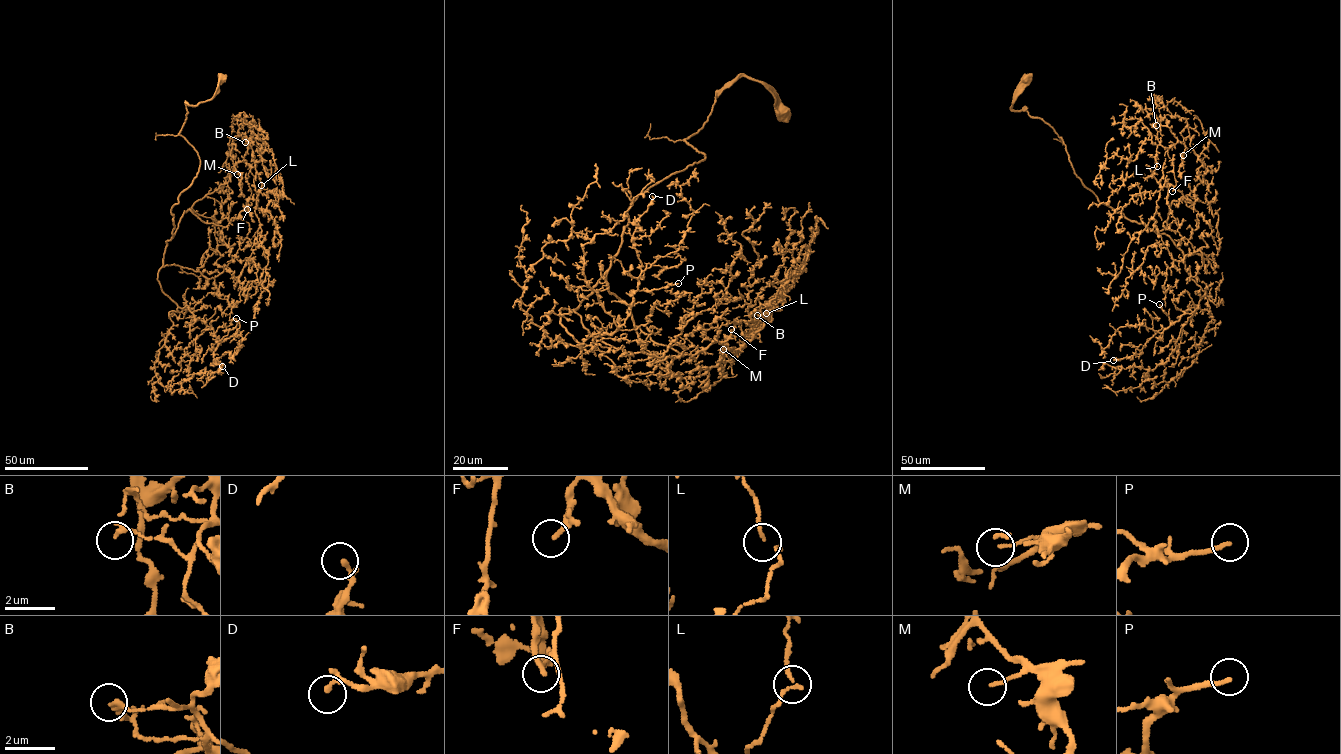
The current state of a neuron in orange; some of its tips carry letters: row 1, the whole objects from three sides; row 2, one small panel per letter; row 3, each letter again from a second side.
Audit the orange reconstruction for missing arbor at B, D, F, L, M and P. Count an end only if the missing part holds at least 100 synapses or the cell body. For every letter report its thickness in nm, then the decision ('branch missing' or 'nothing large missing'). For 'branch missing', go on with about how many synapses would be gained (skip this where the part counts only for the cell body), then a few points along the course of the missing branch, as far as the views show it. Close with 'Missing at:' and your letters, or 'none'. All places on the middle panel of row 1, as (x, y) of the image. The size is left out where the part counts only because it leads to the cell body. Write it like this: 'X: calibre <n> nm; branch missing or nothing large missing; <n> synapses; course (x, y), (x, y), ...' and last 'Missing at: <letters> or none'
B: calibre 140 nm; nothing large missing
D: calibre 240 nm; nothing large missing
F: calibre 120 nm; nothing large missing
L: calibre 130 nm; nothing large missing
M: calibre 120 nm; nothing large missing
P: calibre 160 nm; branch missing; 130 synapses; course (678, 283), (686, 271), (710, 259), (710, 247), (703, 241), (705, 235), (710, 234)
Missing at: P

